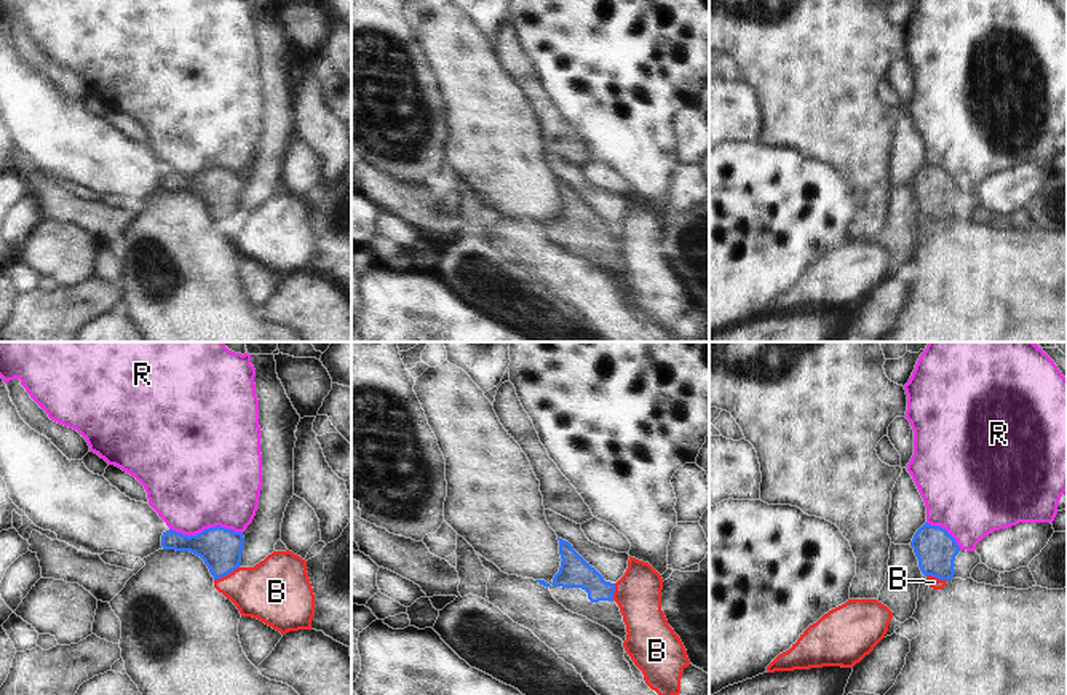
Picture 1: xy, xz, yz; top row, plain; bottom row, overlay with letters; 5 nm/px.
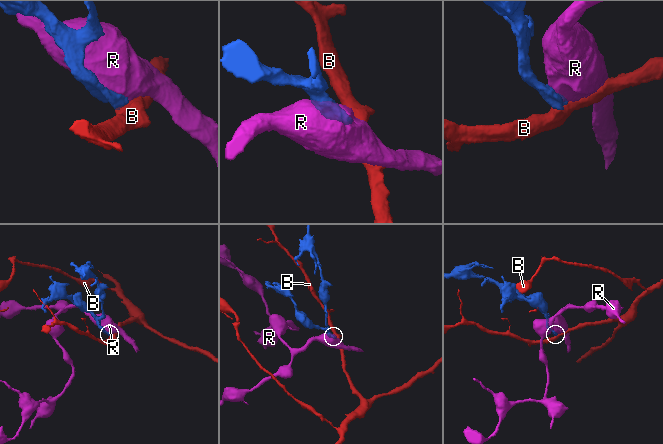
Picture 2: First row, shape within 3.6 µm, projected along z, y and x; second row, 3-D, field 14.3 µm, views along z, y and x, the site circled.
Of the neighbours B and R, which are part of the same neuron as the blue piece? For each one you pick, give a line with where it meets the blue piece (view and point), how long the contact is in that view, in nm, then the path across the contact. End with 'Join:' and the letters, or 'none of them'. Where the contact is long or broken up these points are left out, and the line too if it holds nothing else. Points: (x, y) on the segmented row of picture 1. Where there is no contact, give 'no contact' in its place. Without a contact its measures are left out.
Join: none of them

